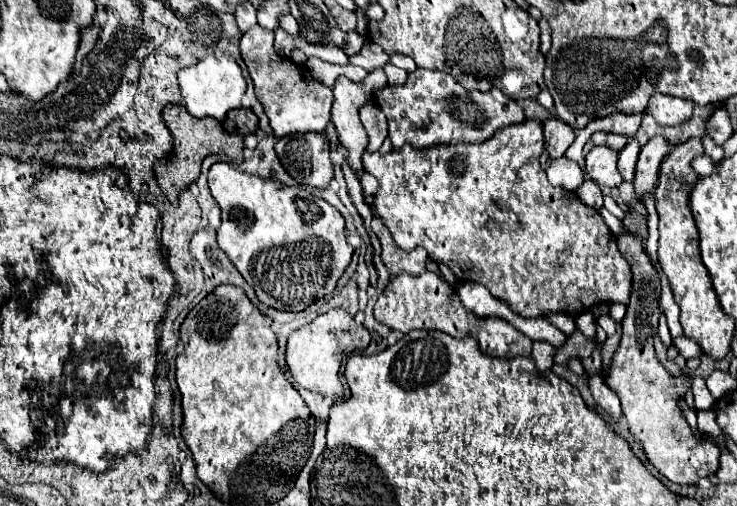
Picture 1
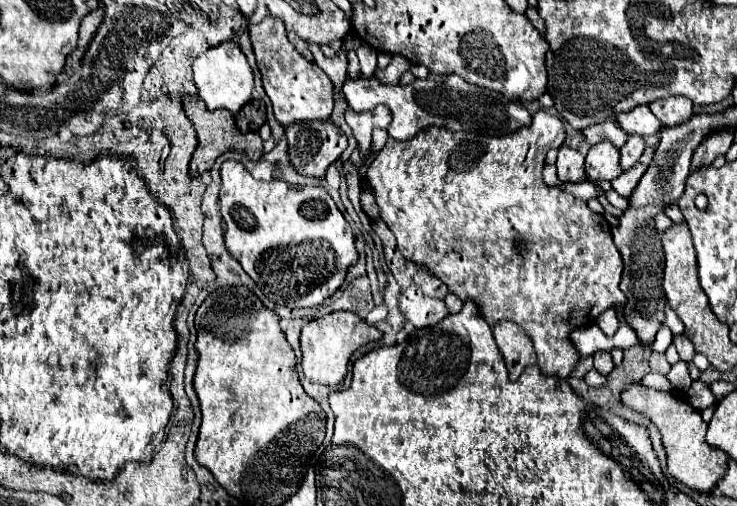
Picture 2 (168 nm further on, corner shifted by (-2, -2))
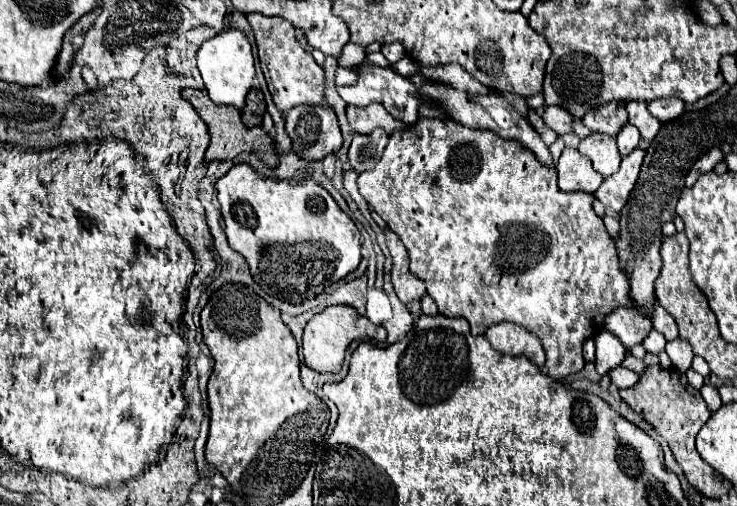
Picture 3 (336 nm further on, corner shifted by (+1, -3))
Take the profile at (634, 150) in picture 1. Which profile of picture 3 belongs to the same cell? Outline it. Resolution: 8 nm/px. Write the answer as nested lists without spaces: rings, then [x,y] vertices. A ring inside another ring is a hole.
[[[628,123],[628,125],[618,133],[616,141],[618,141],[618,151],[620,151],[620,155],[624,157],[624,155],[630,155],[630,153],[638,147],[640,133],[636,131],[636,127],[632,127],[632,125]]]

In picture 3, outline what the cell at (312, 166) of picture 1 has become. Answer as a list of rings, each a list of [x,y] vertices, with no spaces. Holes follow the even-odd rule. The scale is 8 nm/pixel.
[[[300,105],[286,115],[286,133],[300,159],[322,161],[342,147],[342,133],[330,107]]]

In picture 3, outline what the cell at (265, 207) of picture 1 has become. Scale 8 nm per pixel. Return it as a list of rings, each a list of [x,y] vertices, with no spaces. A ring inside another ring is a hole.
[[[248,163],[234,165],[222,179],[216,181],[218,201],[222,205],[222,217],[226,223],[228,245],[244,255],[250,265],[254,281],[272,297],[288,303],[304,303],[320,295],[328,283],[352,273],[360,263],[360,231],[354,221],[336,205],[332,195],[314,183],[304,181],[278,181],[260,177]]]

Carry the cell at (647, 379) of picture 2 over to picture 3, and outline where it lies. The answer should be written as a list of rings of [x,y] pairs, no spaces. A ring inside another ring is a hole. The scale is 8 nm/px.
[[[616,367],[614,371],[608,373],[612,377],[612,381],[616,383],[618,389],[628,389],[628,387],[634,387],[638,381],[640,381],[640,375],[626,369],[626,367]]]

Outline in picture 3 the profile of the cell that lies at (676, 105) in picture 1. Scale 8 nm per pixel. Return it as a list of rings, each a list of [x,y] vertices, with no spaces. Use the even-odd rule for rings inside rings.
[[[670,97],[670,99],[654,99],[654,101],[648,105],[648,111],[650,111],[660,123],[674,121],[674,119],[678,119],[678,117],[684,113],[684,101],[682,101],[682,99],[676,99],[676,97]]]

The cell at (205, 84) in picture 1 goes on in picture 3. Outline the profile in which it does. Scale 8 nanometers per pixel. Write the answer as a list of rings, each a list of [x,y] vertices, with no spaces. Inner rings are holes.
[[[222,31],[216,37],[208,39],[198,51],[198,69],[204,79],[210,99],[218,105],[232,105],[242,109],[248,91],[254,87],[254,59],[252,49],[244,33],[240,31]]]

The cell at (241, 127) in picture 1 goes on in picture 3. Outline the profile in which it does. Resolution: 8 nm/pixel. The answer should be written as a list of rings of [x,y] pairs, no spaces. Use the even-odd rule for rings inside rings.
[[[252,89],[246,97],[246,105],[242,107],[242,121],[246,123],[246,127],[256,127],[262,125],[262,115],[266,113],[266,103],[264,97],[260,93],[260,89]]]

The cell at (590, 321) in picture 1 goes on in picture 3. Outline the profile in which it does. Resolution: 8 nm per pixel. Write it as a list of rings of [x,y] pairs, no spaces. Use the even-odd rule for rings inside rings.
[[[600,331],[596,335],[596,371],[598,375],[606,375],[610,369],[618,367],[626,355],[626,347],[608,331]]]

